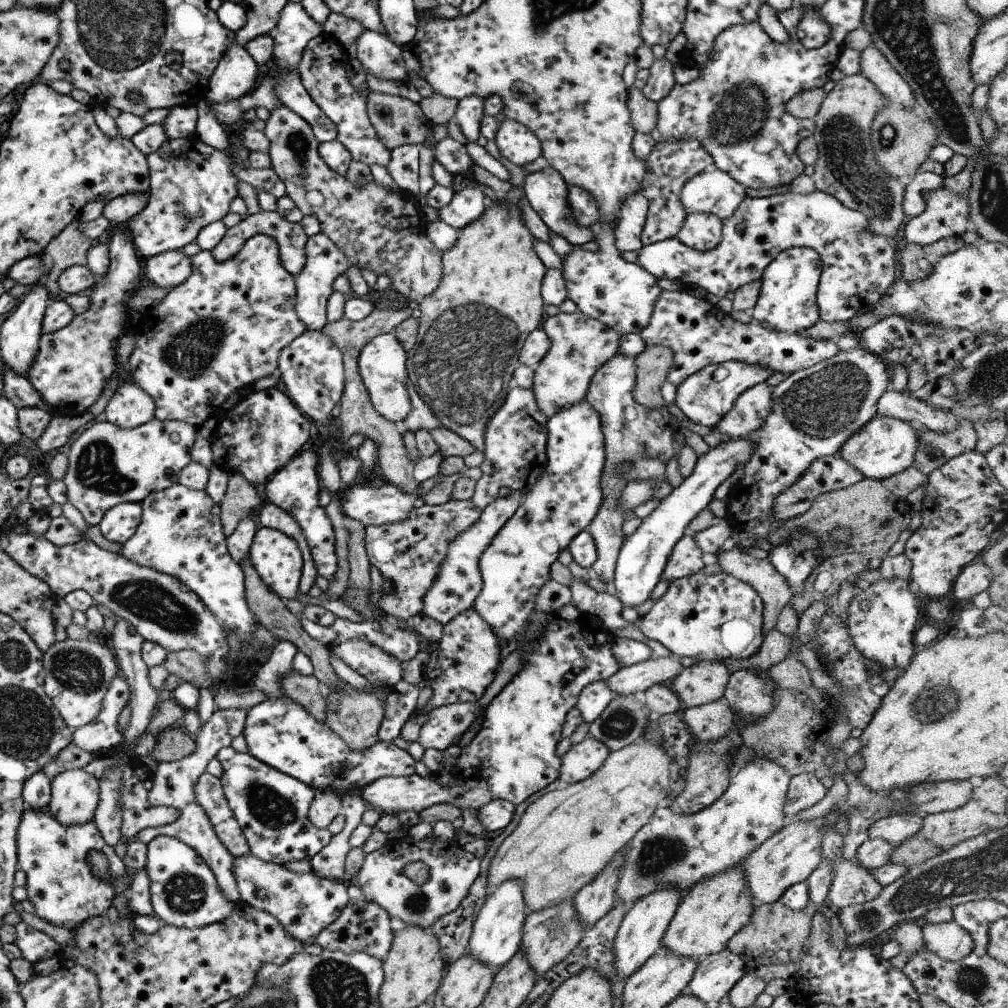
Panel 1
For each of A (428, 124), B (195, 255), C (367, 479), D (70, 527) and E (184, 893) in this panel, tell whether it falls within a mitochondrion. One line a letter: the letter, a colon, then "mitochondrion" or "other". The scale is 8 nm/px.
A: other
B: other
C: other
D: other
E: mitochondrion

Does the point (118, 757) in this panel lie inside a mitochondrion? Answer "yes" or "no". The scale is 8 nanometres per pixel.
no

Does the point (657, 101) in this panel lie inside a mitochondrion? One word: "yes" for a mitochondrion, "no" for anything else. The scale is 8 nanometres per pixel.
no

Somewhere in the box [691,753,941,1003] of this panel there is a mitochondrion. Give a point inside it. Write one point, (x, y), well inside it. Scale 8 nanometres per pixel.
(869, 921)

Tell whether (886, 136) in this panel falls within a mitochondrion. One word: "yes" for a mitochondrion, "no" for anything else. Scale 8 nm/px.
yes

